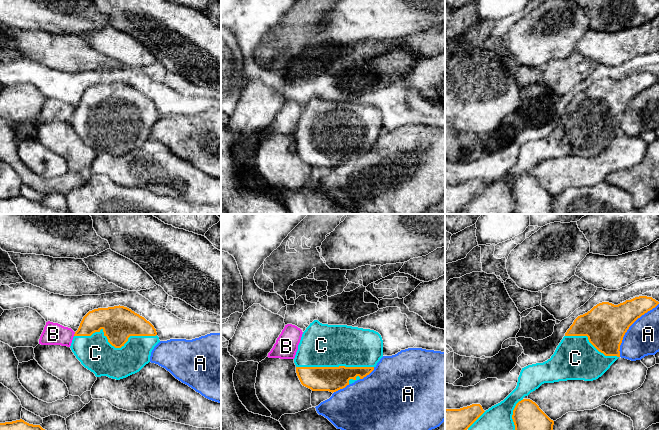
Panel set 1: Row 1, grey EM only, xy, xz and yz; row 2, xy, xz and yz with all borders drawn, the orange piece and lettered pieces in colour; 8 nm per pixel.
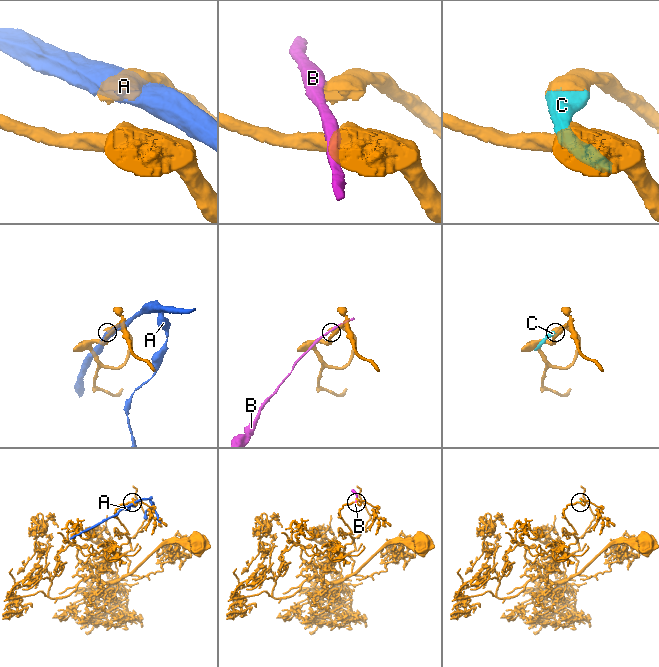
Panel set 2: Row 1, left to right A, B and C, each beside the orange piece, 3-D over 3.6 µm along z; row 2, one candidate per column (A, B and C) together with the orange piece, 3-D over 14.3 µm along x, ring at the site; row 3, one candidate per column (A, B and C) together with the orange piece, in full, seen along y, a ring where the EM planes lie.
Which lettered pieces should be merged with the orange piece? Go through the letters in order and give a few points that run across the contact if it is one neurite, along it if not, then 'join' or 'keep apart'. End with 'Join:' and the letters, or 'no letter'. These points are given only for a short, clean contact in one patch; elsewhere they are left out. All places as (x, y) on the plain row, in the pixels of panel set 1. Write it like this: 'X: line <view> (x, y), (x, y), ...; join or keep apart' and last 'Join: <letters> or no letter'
A: keep apart
B: line xy (75, 108), (73, 111); keep apart
C: join
Join: C

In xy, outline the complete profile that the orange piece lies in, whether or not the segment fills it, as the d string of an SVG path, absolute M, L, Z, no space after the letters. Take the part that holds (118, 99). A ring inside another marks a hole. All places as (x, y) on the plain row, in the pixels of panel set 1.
M119 81L89 87L75 108L70 124L81 140L96 153L120 156L148 140L151 128L159 118L156 105L149 97Z

